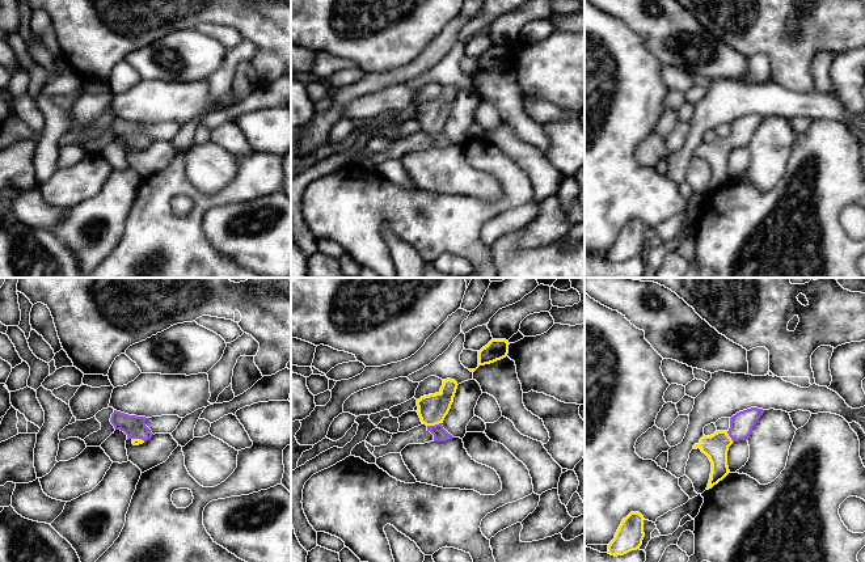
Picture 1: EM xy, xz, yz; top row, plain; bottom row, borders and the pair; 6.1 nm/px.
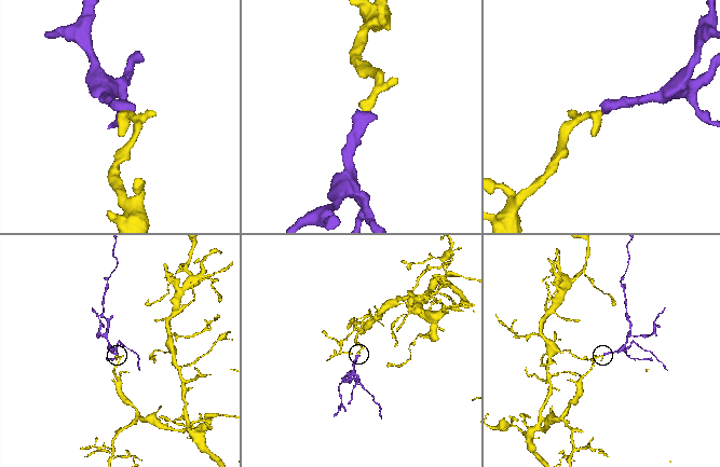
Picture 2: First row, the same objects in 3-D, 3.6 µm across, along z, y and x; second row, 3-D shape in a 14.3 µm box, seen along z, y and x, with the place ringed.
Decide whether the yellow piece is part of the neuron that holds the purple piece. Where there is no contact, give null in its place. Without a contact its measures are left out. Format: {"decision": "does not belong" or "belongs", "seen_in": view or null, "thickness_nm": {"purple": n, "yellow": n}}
{"decision": "belongs", "seen_in": "xz", "thickness_nm": {"purple": 80, "yellow": 180}}

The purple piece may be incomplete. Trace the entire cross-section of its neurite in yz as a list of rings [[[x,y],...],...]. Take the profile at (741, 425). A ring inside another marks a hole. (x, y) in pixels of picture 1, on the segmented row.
[[[751,407],[737,413],[730,418],[727,431],[717,431],[710,436],[702,436],[693,448],[700,448],[712,462],[712,473],[706,490],[722,481],[729,473],[727,451],[734,441],[748,440],[752,428],[763,415],[764,410]]]

